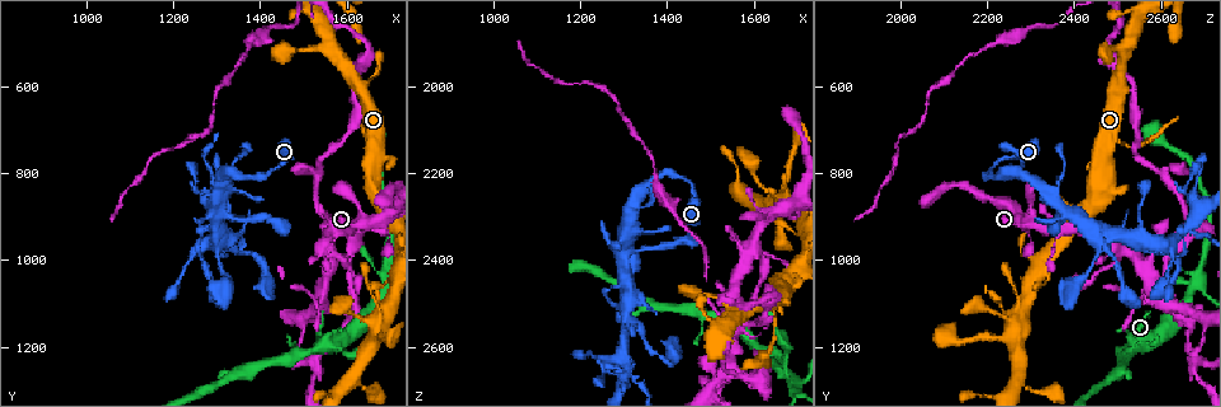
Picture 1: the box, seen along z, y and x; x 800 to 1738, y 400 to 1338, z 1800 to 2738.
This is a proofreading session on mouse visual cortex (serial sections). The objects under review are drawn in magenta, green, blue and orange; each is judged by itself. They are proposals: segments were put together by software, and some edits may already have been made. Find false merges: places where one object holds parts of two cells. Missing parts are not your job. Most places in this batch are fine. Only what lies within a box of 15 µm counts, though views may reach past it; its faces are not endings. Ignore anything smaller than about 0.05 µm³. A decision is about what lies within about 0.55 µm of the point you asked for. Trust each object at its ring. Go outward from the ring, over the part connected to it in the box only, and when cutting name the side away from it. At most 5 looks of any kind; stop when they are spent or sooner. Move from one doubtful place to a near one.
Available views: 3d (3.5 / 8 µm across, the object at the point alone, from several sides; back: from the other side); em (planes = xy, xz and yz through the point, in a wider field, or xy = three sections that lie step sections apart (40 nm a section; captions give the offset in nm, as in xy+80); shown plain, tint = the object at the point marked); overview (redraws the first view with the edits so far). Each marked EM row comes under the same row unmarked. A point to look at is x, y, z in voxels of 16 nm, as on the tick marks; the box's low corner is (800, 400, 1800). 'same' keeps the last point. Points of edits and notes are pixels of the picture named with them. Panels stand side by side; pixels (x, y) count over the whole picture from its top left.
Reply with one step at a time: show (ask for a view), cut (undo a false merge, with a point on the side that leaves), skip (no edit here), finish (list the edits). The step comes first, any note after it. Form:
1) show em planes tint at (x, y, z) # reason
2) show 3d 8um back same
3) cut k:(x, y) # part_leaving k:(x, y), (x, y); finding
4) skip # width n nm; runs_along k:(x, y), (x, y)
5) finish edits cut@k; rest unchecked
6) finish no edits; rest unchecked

show 3d 3.5um back at (1615, 1135, 2675) # arms part here

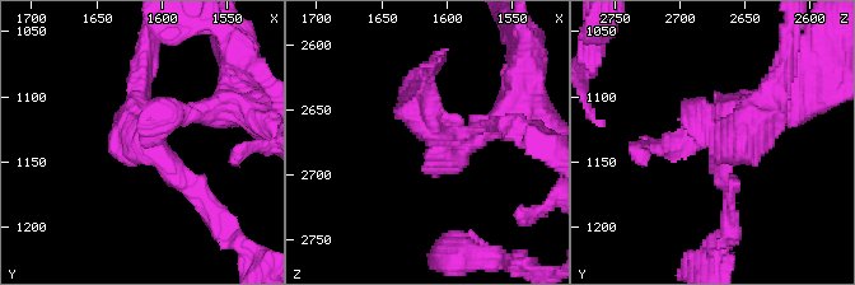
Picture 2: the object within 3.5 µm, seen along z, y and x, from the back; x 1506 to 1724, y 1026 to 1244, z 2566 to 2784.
show em xy step 3 tint at (1610, 1130, 2668) # arms 3; arm_widths 200, 200, 250 nm; need the tissue

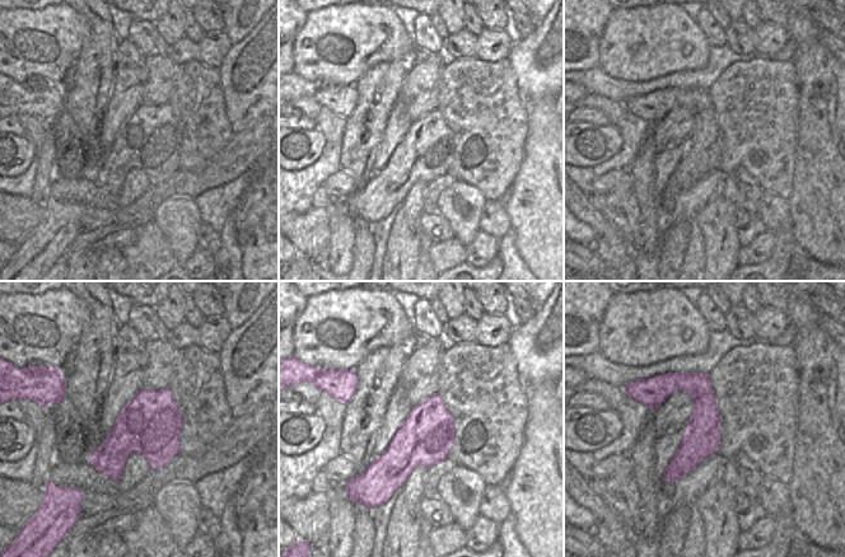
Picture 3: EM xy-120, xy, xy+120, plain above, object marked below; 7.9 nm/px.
cut 2:(409, 113) # part_leaving 2:(435, 140), (420, 111), (428, 69); two cells meet here

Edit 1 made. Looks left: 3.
show overview

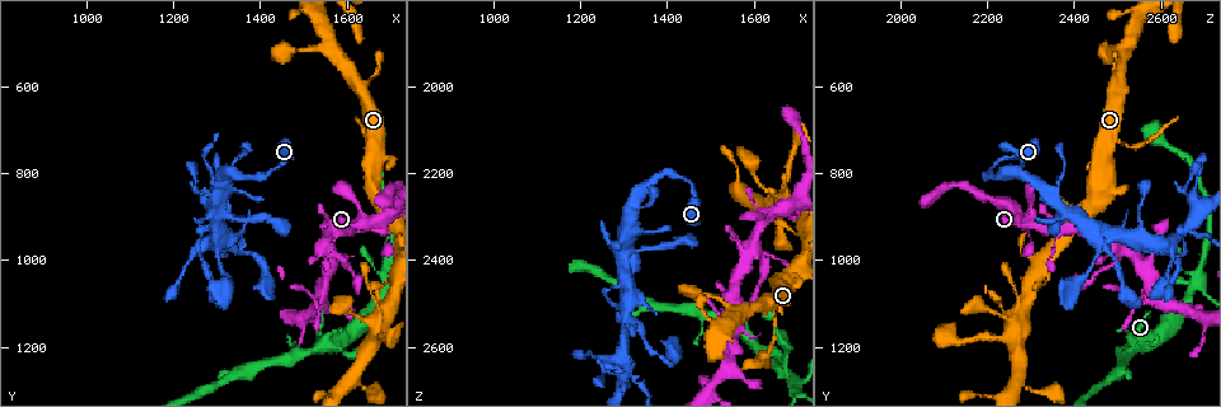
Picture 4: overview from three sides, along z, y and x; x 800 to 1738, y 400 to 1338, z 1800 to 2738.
show em xy step 2 tint at (1250, 835, 2660) # sharp bend

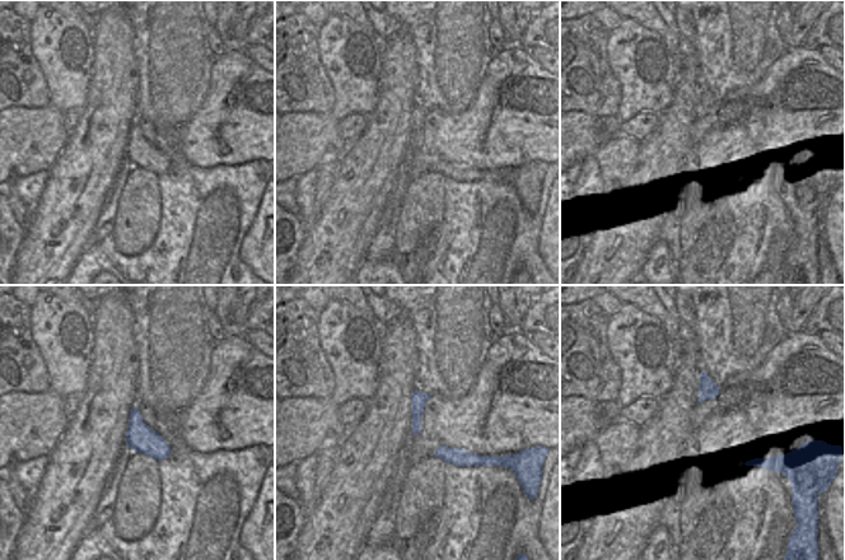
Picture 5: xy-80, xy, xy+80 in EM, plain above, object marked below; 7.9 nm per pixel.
show 3d 3.5um same

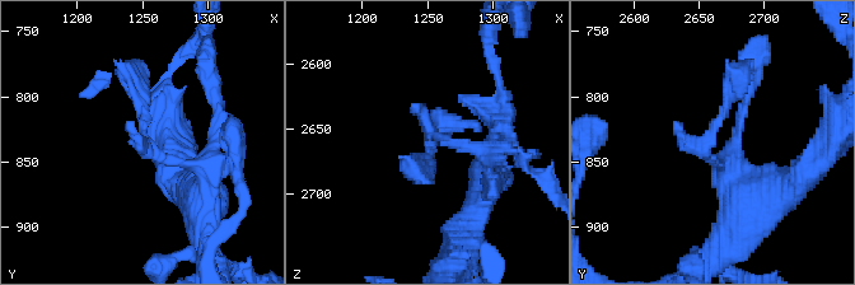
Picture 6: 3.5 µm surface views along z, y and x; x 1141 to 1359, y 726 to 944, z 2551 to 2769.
skip # all the same cell

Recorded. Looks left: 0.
finish edits cut@2; rest unchecked

